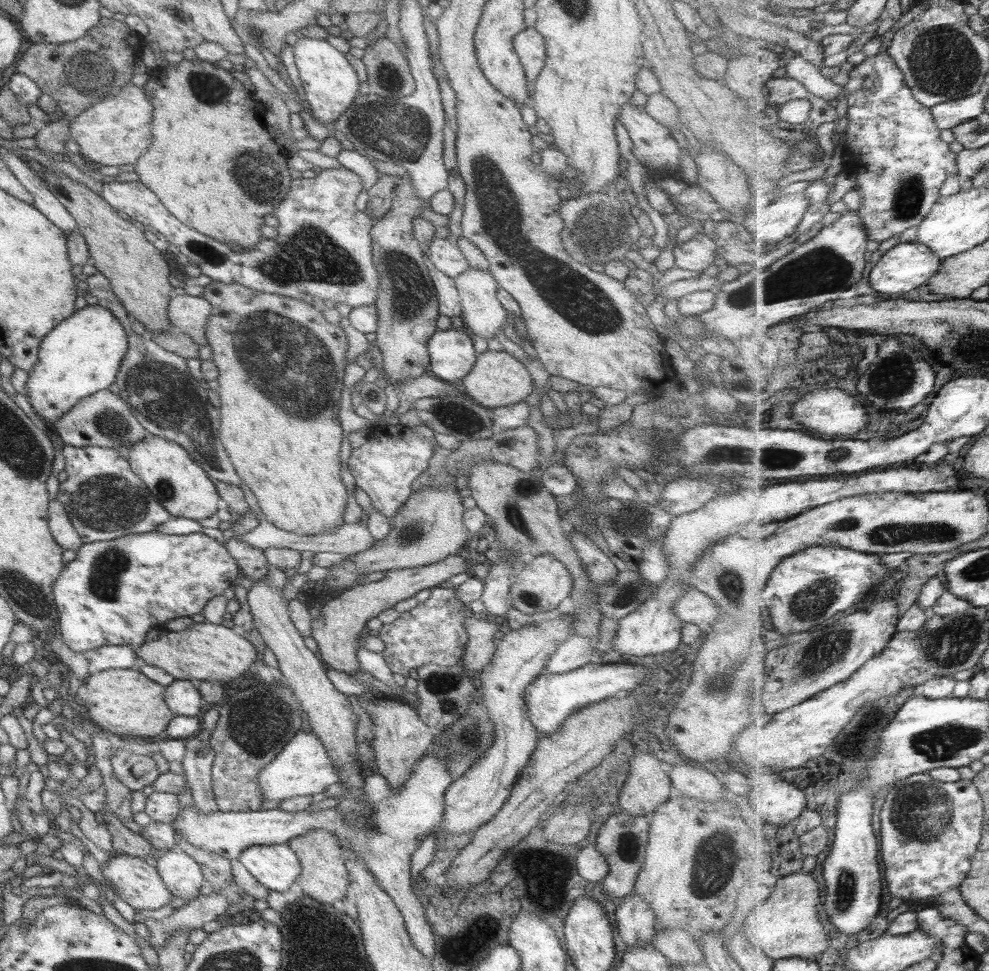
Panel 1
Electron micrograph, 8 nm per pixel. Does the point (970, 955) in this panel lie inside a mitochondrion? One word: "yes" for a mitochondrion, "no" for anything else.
no

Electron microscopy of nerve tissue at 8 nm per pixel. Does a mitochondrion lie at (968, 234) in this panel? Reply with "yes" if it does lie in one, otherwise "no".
no

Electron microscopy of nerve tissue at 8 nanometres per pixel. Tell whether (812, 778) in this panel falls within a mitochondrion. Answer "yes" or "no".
no

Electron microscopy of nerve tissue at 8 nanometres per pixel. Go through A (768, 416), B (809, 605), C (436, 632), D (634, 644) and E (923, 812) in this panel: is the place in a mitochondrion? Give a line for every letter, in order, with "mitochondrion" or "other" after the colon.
A: other
B: mitochondrion
C: mitochondrion
D: other
E: mitochondrion

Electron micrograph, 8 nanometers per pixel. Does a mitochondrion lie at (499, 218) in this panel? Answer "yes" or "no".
yes

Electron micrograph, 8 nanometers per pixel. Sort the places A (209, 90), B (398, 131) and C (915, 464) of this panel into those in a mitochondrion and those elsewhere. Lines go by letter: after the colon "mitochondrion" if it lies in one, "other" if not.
A: mitochondrion
B: mitochondrion
C: other

